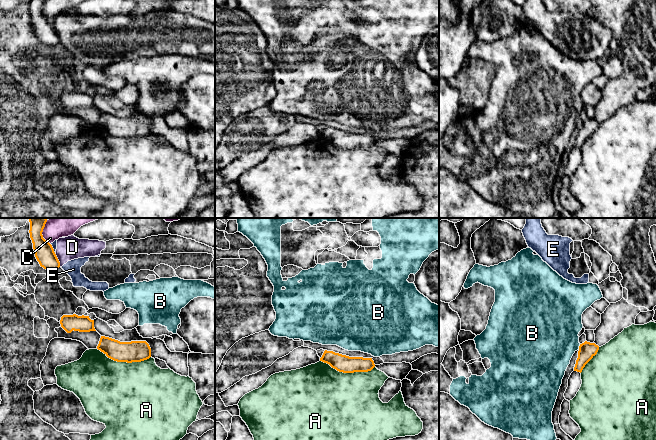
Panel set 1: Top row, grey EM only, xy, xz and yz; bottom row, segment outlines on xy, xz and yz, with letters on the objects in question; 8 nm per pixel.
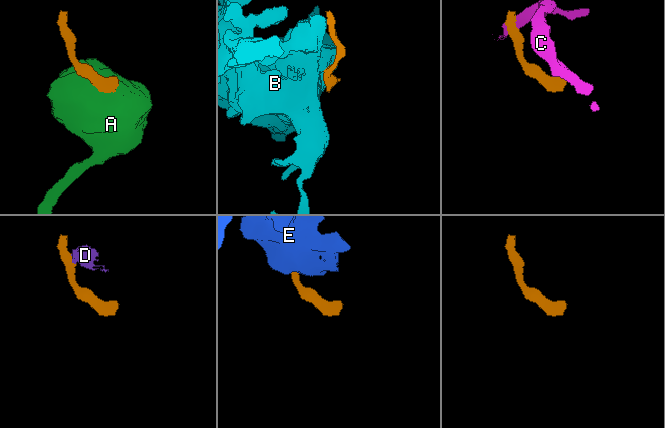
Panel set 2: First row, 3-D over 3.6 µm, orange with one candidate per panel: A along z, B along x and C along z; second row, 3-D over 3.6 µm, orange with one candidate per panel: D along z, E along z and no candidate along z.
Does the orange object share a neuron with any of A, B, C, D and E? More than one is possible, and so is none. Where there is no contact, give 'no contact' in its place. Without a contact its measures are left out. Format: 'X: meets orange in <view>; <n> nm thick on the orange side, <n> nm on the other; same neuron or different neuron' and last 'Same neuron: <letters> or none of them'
A: meets orange in xy; 180 nm thick on the orange side, 500 nm on the other; different neuron
B: meets orange in yz; 140 nm thick on the orange side, 460 nm on the other; different neuron
C: meets orange in xy; 160 nm thick on the orange side, 140 nm on the other; different neuron
D: meets orange in xy; 160 nm thick on the orange side, 190 nm on the other; different neuron
E: meets orange in xy; 160 nm thick on the orange side, 50 nm on the other; different neuron
Same neuron: none of them

